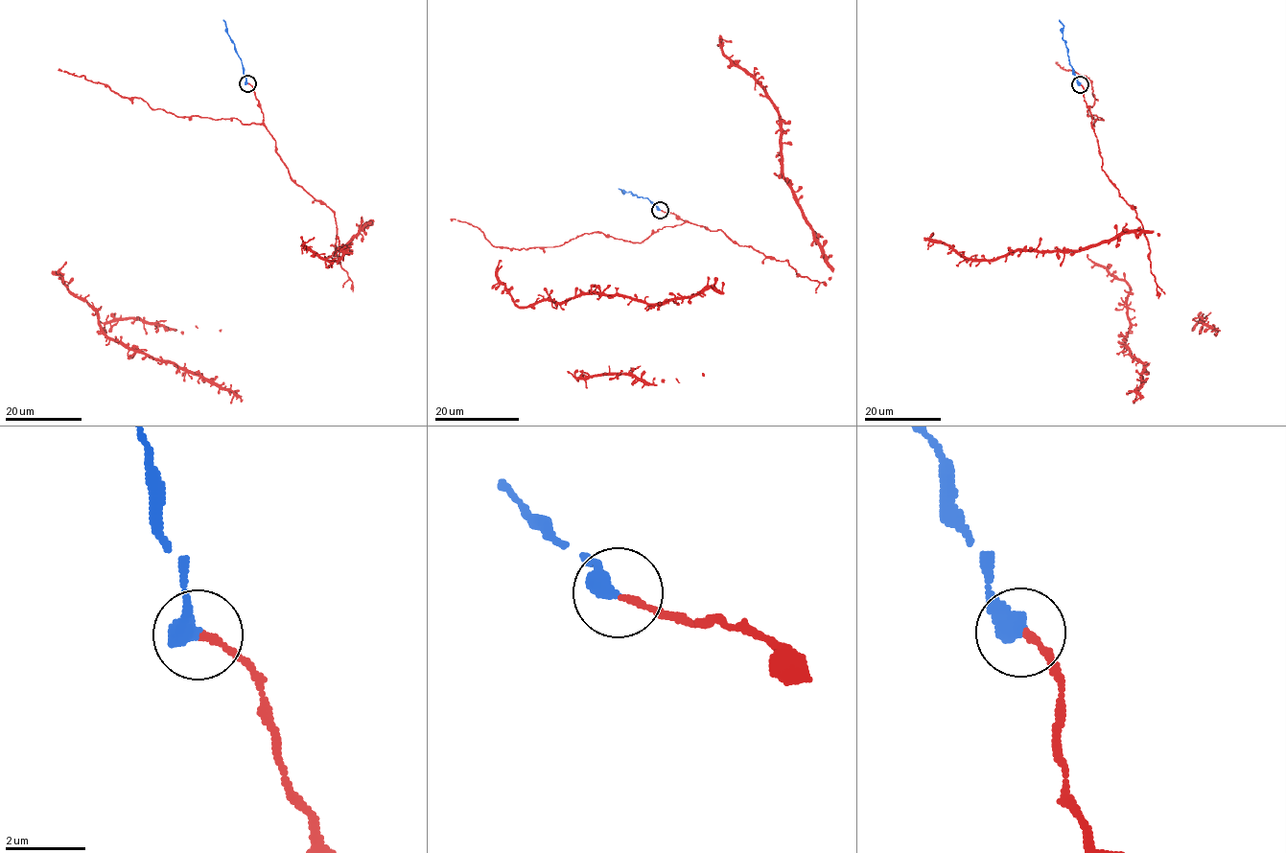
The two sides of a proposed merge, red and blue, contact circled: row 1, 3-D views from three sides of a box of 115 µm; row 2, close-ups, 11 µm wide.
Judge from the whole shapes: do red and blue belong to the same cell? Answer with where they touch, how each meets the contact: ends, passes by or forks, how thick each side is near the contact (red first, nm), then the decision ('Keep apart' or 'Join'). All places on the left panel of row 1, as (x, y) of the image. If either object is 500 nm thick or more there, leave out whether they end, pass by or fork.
Place: (247, 83). At the ring red ends. At the ring blue ends. Thickness 170 nm (red) against 480 nm. Join

